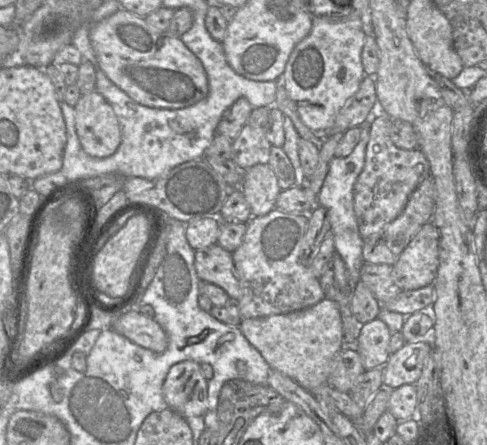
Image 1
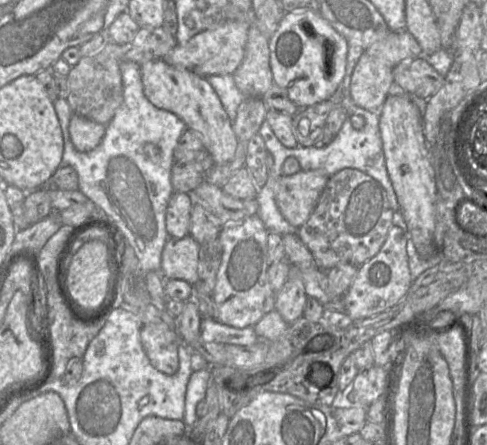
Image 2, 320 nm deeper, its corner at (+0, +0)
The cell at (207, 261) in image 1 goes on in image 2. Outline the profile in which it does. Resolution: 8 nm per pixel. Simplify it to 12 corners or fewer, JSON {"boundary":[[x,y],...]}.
{"boundary":[[169,237],[161,255],[164,280],[198,281],[200,243]]}

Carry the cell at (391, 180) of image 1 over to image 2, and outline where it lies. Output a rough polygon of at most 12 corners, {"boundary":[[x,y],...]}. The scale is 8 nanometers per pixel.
{"boundary":[[329,177],[297,235],[316,266],[361,266],[394,210],[378,181]]}

